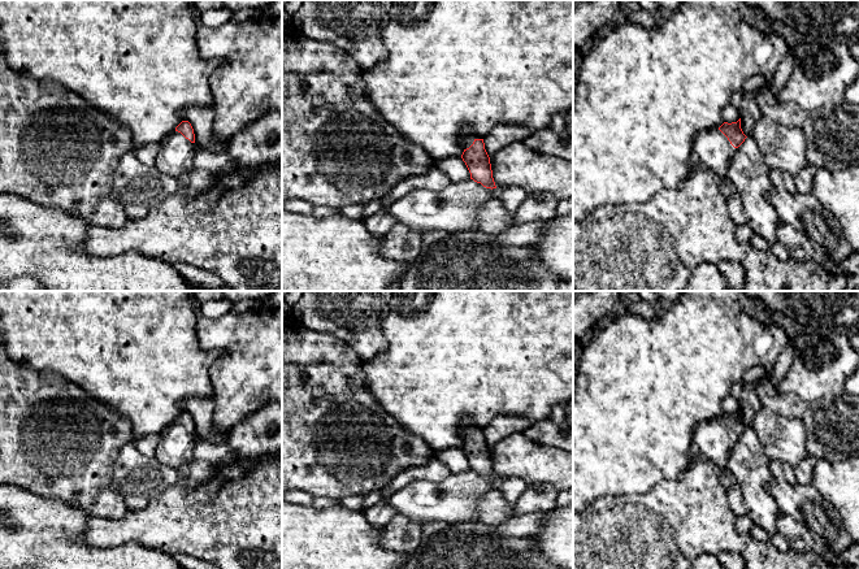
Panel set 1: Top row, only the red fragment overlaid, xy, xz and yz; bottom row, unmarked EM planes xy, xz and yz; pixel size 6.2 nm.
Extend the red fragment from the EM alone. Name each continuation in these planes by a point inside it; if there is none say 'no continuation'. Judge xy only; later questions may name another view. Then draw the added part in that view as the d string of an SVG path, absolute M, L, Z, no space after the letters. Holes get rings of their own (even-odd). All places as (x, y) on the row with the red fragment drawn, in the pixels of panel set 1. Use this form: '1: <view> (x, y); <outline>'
1: xy (176, 156); M174 130L160 144L155 168L162 174L177 178L192 169L195 143Z

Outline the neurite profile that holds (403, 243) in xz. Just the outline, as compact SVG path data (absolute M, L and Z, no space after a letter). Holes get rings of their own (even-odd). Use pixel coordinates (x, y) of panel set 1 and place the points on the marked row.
M398 222L383 236L379 253L389 260L399 260L411 264L420 255L425 233L425 230L412 229Z

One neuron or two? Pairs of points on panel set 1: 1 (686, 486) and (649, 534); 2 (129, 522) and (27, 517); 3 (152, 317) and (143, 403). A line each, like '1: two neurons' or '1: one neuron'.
1: one neuron
2: two neurons
3: one neuron

